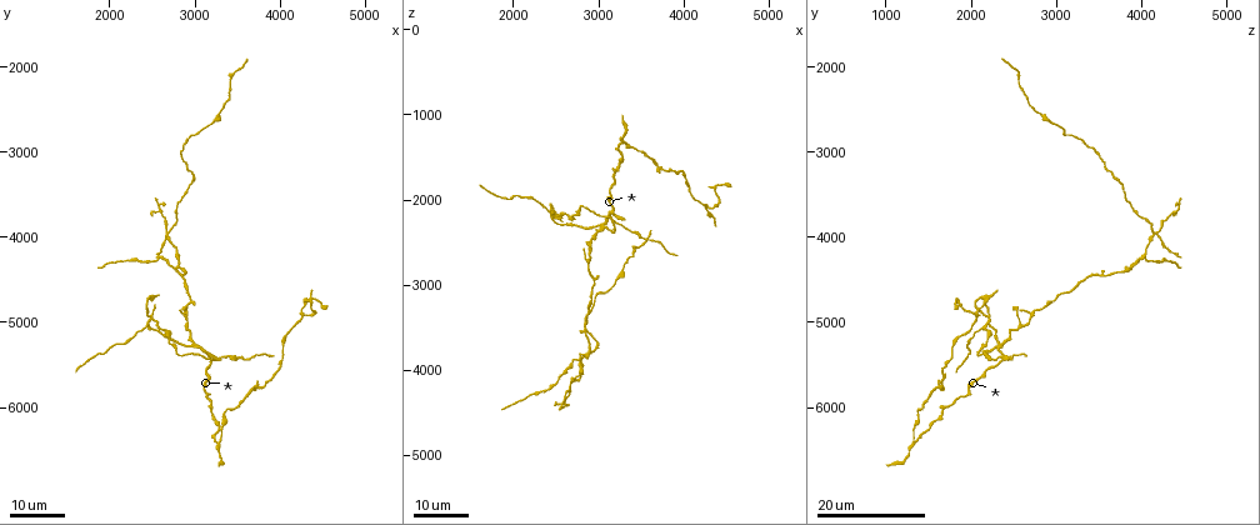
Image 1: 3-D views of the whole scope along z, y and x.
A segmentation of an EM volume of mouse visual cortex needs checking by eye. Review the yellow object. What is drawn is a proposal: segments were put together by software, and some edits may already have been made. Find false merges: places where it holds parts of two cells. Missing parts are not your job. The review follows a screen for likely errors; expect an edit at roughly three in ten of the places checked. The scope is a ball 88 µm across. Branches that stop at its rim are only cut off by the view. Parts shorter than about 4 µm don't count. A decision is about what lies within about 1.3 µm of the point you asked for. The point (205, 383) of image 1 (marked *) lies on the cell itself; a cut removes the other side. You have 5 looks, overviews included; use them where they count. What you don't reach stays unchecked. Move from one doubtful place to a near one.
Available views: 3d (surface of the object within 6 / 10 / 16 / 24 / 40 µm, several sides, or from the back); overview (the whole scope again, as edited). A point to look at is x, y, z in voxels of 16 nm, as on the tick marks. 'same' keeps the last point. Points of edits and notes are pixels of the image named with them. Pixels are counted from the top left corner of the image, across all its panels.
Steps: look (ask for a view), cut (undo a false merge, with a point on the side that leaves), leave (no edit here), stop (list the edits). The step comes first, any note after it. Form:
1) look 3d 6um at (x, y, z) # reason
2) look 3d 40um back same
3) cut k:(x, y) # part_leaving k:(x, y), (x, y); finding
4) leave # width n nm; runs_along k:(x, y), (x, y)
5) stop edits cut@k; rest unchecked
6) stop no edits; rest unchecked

look 3d 16um at (2650, 3950, 4150) # looks like a crossing

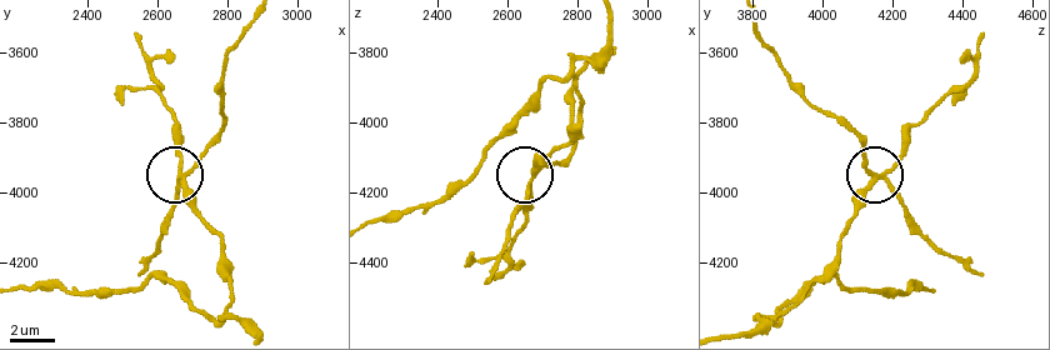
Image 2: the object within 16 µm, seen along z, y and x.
look 3d 6um at (2690, 3960, 4150) # closer look

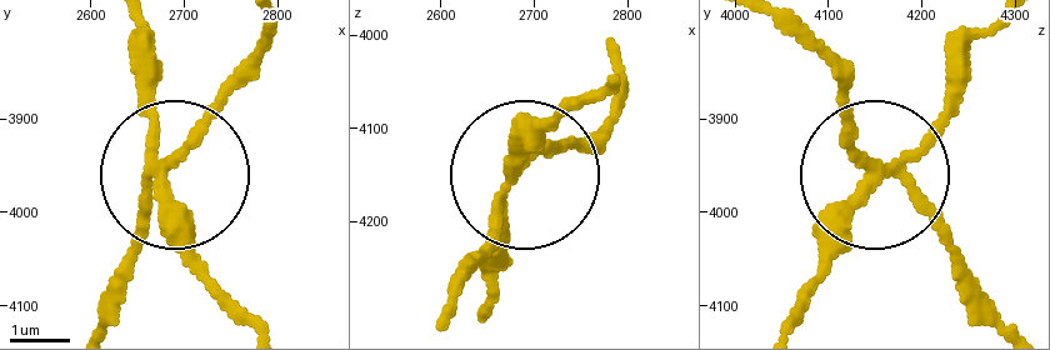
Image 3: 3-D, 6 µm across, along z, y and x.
cut 3:(214, 108) # side_arm 9 um; part_leaving 3:(170, 159), (270, 24); two cells meet here

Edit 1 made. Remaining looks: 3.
look 3d 16um at (3050, 5300, 2300) # four or more arms meet

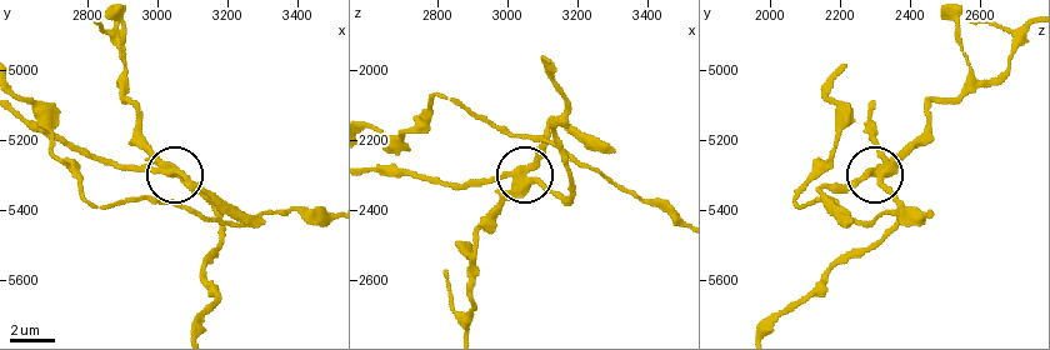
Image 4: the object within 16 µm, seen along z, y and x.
look 3d 10um at (3050, 5290, 2280) # zoom in

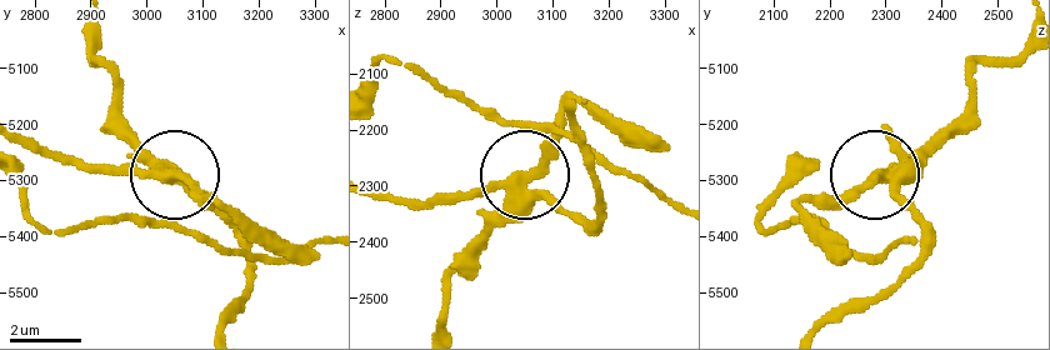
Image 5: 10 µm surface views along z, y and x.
look 3d 6um at (3040, 5290, 2285)

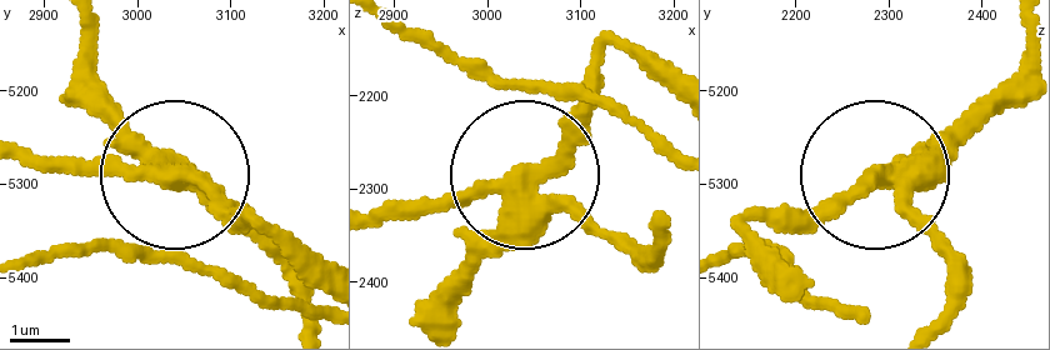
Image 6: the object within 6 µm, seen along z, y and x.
cut 6:(580, 144) # arms 4; part_leaving 6:(513, 185), (383, 205); a second cell is stuck on

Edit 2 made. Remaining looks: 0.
stop edits cut@3, cut@6; rest unchecked

